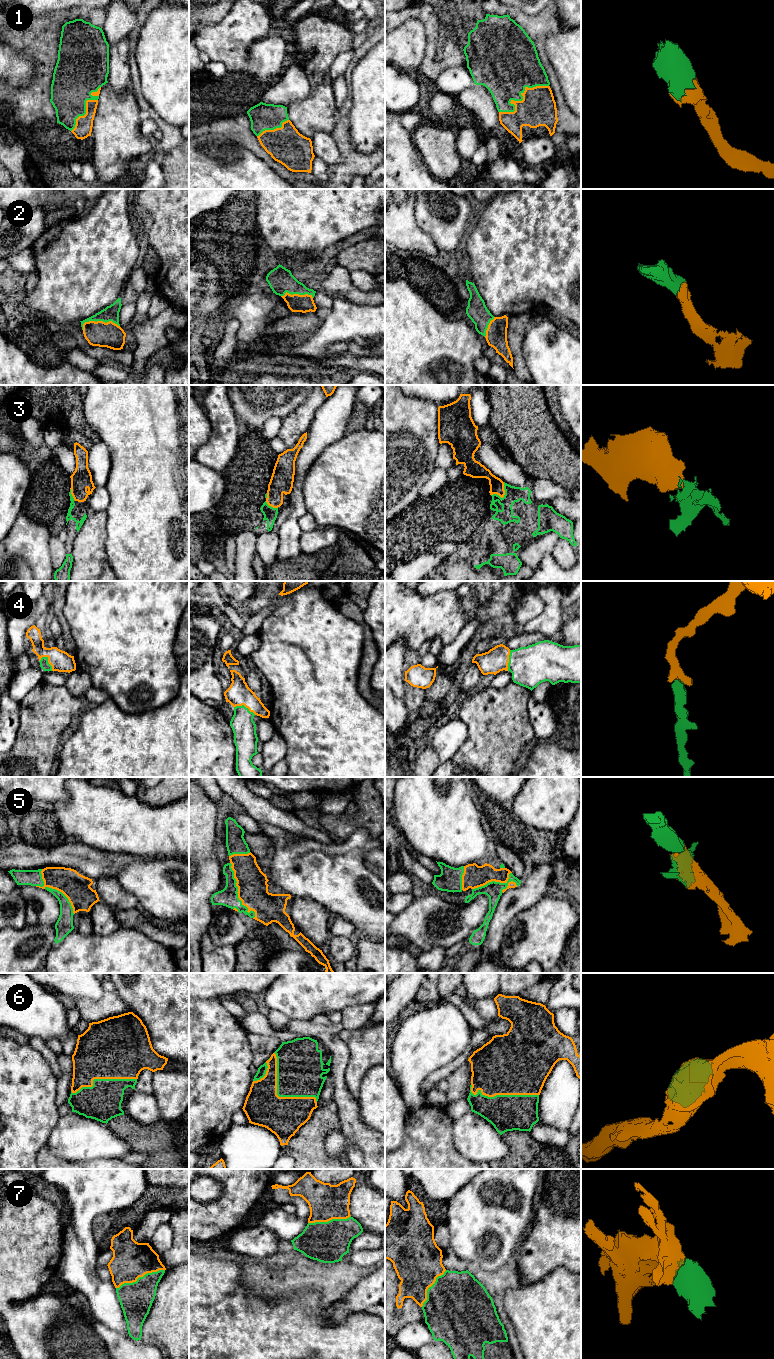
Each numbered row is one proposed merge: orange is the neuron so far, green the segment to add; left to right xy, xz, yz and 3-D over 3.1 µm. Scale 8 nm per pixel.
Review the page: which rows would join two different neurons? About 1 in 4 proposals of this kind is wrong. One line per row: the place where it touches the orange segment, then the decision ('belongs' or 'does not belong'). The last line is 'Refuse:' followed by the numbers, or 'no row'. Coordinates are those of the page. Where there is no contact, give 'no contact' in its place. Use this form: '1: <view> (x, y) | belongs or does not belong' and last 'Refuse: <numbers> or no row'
1: yz (522, 100) | belongs
2: xy (98, 321) | belongs
3: yz (504, 494) | belongs
4: xy (48, 662) | belongs
5: yz (494, 880) | belongs
6: xz (276, 1094) | belongs
7: xy (140, 1276) | belongs
Refuse: no row

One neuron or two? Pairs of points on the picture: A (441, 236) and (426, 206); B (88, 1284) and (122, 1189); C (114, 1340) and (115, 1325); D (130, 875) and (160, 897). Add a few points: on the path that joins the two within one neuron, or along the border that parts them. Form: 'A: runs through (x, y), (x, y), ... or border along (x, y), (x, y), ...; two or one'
A: runs through (441, 229), (441, 221), (433, 213); one
B: runs through (83, 1258), (83, 1219), (96, 1206); one
C: border along (95, 1318), (109, 1328), (130, 1338); two
D: runs through (137, 877), (140, 877), (153, 890); one

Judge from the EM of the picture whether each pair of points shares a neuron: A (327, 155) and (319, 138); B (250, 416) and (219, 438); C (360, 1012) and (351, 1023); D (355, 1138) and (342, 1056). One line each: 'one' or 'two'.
A: one
B: two
C: one
D: one

